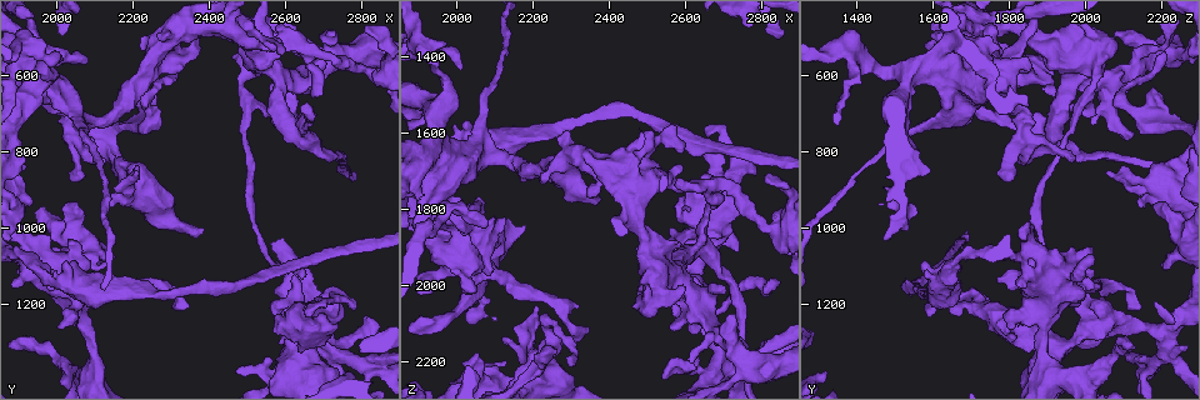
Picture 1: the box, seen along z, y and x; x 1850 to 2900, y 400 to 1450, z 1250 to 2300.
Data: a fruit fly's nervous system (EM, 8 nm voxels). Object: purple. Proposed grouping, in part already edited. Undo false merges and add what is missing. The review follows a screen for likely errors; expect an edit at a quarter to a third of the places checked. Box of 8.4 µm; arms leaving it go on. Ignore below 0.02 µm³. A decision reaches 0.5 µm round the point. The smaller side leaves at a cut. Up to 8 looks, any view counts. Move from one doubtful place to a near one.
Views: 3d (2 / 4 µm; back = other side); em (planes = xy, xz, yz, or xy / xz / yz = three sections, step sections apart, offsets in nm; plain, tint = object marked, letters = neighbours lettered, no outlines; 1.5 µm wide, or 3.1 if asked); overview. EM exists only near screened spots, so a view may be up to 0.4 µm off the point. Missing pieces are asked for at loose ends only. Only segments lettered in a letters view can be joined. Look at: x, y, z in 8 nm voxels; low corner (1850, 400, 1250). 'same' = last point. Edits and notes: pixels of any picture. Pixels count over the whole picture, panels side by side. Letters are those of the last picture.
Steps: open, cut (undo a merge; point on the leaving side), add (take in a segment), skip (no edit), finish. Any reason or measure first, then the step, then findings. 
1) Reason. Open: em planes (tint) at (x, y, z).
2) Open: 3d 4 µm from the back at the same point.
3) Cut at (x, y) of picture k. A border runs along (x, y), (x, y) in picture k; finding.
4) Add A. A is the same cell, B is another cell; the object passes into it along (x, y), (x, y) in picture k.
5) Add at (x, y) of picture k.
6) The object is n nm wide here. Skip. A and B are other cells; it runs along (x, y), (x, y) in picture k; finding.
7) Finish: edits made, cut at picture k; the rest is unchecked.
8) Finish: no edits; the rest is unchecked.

Abrupt turn. Open: 3d 2 µm at (2800, 1365, 2180).

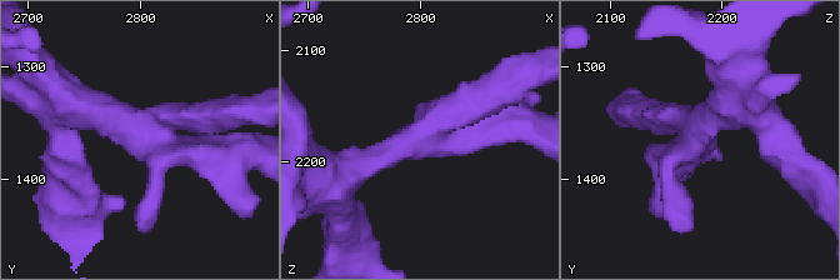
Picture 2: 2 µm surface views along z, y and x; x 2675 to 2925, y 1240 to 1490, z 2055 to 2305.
Open: em xz step 8 (letters) at (2804, 1362, 2176).

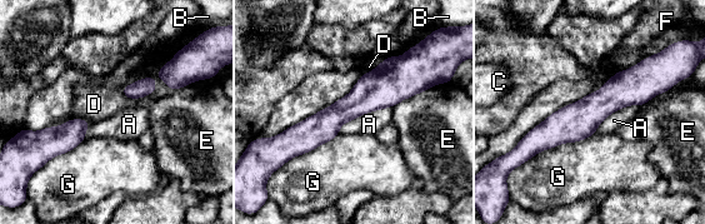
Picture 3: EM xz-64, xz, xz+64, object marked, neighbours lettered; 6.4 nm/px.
The object is 240 nm wide here. Skip. A, B, C, D, E, F and G are other cells; one cell here.

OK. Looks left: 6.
Calibre changes. Open: em xy step 4 (letters) at (2045, 1385, 2030).

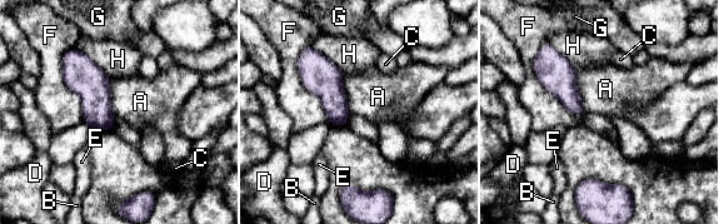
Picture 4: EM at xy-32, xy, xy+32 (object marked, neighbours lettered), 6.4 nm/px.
Skip. A, B, C, D, E, F, G and H are other cells; a border runs along (575, 68), (575, 86), (585, 112) in picture 4; one cell here.

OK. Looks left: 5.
An open end. Open: 3d 4 µm at (1935, 490, 1360).

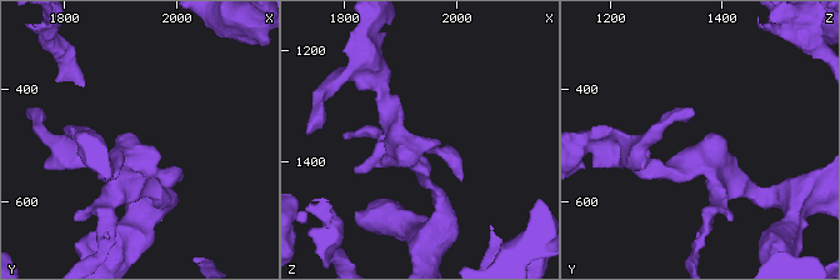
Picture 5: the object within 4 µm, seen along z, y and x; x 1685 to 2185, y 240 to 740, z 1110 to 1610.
Shape alone is not enough. Open: em planes (plain) at (1925, 495, 1370).

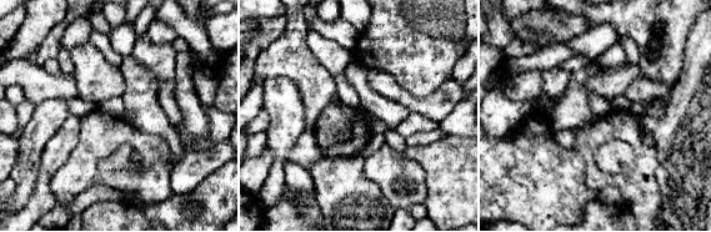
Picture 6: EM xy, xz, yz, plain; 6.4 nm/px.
What lies round it. Open: em planes (letters) at the same point.

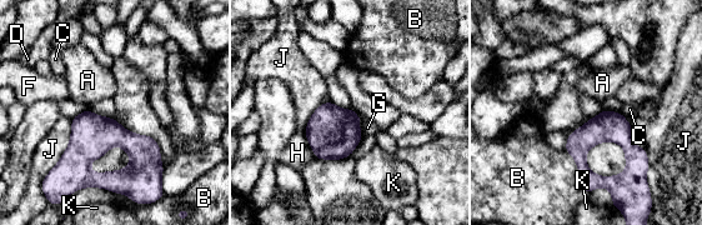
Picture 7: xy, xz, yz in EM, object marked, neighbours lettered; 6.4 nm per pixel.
The object is 190 nm wide here. Skip. A, B, C, D, F, G, H, J and K are other cells; it runs along (605, 113), (632, 151), (616, 196) in picture 7; no lettered segment goes on from it.

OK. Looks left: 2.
Finish: no edits; the rest is unchecked.

